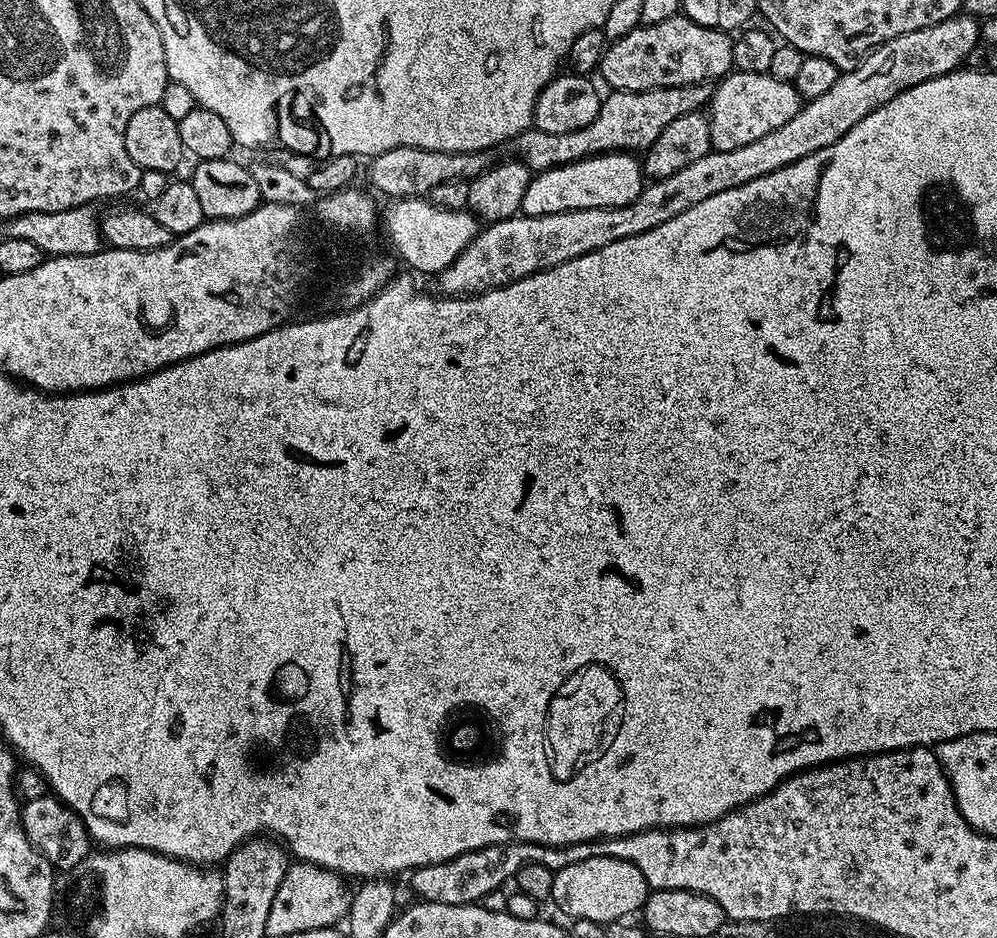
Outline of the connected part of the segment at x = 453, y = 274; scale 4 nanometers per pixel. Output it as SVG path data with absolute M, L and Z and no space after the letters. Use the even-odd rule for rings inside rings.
M957 14L934 26L922 26L922 30L914 30L879 44L855 67L841 74L826 94L807 101L800 112L786 122L786 126L778 126L778 130L770 130L766 138L746 142L746 146L738 146L738 150L707 152L698 158L698 162L686 166L686 170L678 170L678 174L670 174L670 178L645 183L632 204L617 208L583 208L541 216L517 214L508 220L493 220L481 227L466 250L462 250L462 254L458 254L446 270L439 272L440 288L444 291L441 293L448 298L463 298L505 288L535 272L545 272L547 268L605 248L622 238L654 230L662 226L662 222L670 222L670 218L690 210L690 206L698 206L698 202L706 202L722 194L722 190L754 184L758 178L774 170L782 170L838 142L838 138L854 130L866 114L878 110L890 102L890 98L922 82L957 71L976 44L981 43L980 26L981 21L977 17Z

